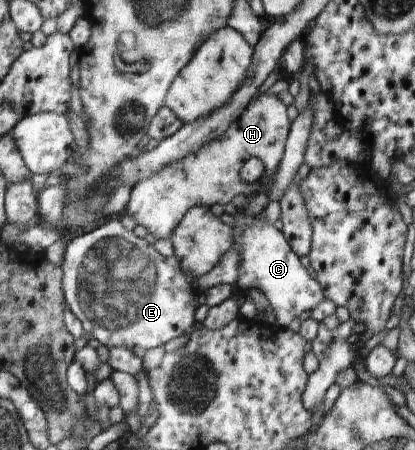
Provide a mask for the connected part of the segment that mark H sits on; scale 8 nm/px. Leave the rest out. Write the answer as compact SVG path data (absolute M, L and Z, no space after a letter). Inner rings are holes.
M263 93L249 102L242 115L219 138L197 149L194 154L186 154L182 159L166 164L156 173L141 177L131 187L125 212L137 225L147 228L153 238L172 239L173 231L191 207L224 205L237 194L249 196L264 192L262 186L271 182L284 155L290 126L287 107L281 99L277 95ZM252 156L261 159L264 164L265 174L261 184L244 183L240 179L240 168Z

